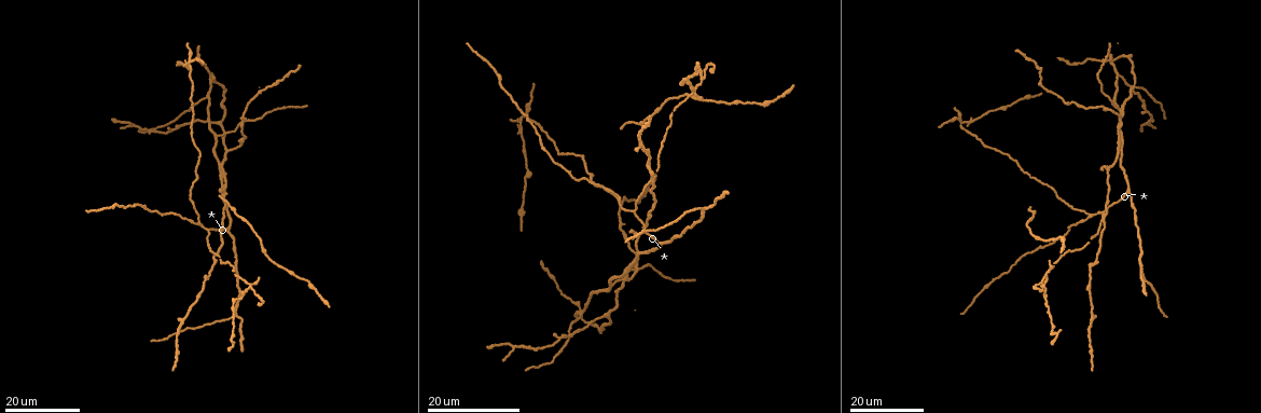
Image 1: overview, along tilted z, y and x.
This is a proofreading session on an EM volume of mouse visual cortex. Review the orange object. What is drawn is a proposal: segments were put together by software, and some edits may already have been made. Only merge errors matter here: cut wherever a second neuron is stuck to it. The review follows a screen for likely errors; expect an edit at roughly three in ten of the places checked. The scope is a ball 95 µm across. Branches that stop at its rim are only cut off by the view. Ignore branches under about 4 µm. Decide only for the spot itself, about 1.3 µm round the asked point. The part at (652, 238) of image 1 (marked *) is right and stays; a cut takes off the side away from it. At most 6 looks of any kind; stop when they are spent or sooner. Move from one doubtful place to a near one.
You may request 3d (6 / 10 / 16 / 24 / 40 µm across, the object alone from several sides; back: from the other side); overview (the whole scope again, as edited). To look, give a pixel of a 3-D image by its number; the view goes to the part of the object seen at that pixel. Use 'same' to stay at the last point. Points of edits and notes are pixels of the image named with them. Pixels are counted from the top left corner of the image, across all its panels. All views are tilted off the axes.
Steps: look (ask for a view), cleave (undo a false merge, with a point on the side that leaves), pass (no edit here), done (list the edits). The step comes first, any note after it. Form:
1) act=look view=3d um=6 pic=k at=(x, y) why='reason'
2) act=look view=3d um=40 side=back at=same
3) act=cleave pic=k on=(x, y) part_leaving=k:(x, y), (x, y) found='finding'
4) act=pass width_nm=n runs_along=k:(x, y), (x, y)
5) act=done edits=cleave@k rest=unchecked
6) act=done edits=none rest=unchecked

act=look view=3d um=24 pic=1 at=(208, 233) why='three arms meet'

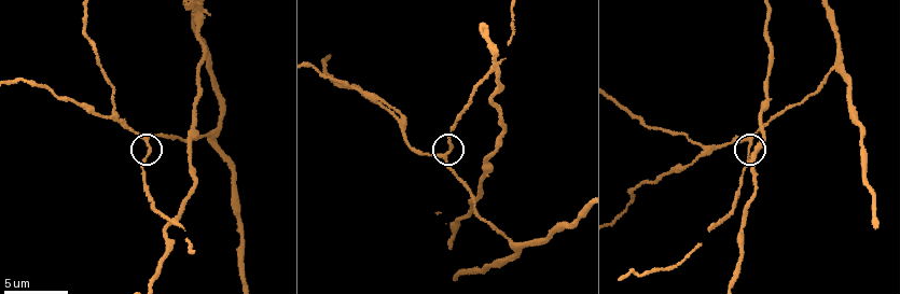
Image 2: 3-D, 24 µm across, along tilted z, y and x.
act=look view=3d um=6 pic=2 at=(447, 154)

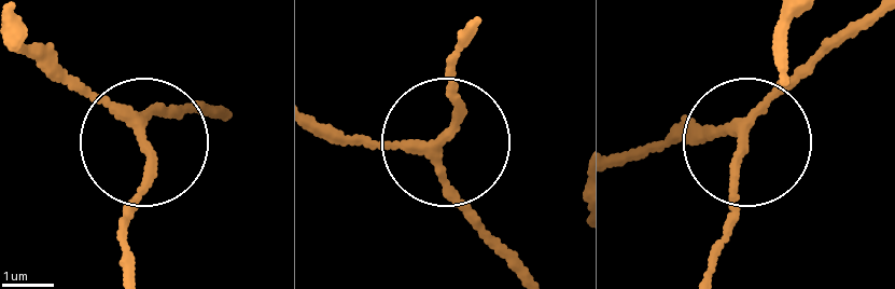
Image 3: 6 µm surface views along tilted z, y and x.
act=look view=3d um=6 side=back pic=3 at=(437, 145)

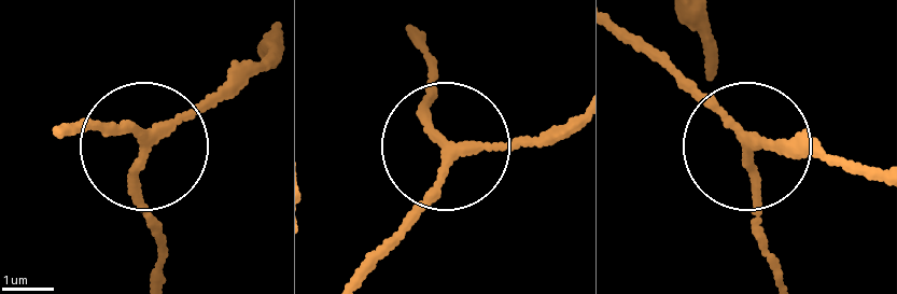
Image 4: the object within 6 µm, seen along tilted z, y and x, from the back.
act=pass runs_along=4:(617, 30), (736, 139), (773, 274) found='one neuron here'

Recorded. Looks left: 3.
act=look view=3d um=24 pic=1 at=(1045, 272)

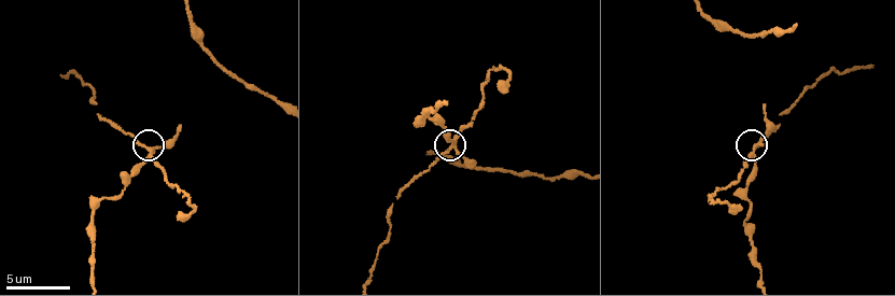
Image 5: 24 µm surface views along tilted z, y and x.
act=look view=3d um=10 pic=5 at=(453, 145) why='zoom in'

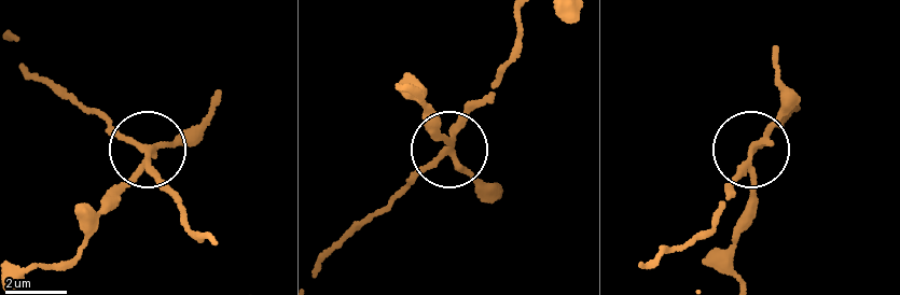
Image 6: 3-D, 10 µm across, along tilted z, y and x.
act=cleave pic=6 on=(174, 146) width_nm=180 part_leaving=6:(147, 159), (75, 253), (23, 271) found='two neurons meet here'

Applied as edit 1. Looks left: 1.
act=done edits=cleave@6 rest=unchecked

